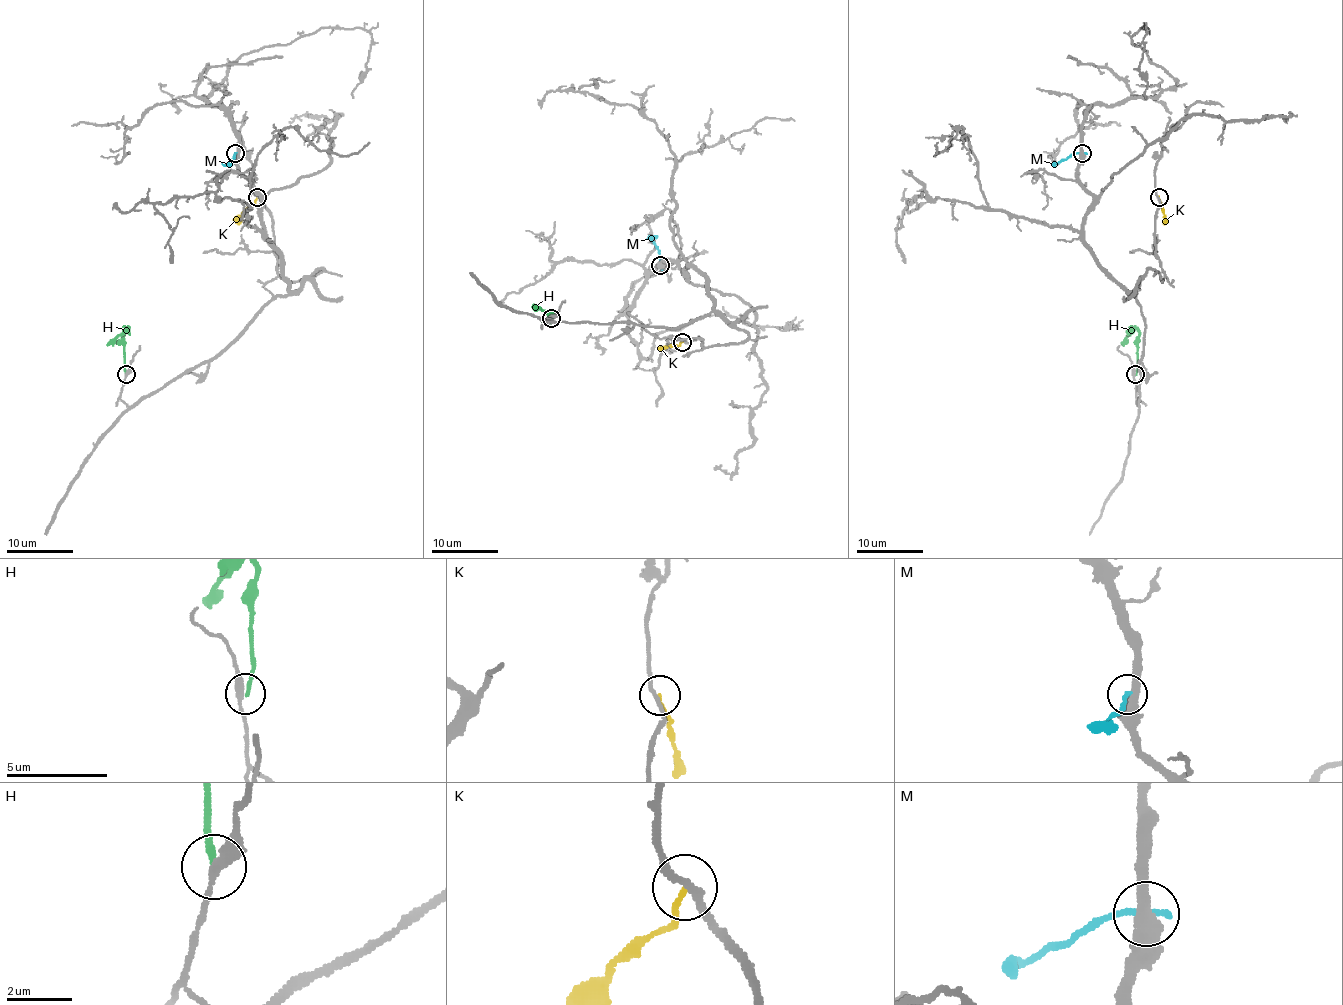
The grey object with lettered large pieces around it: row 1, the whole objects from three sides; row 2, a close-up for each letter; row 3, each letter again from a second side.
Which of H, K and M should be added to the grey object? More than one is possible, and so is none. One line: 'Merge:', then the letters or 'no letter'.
Merge: no letter

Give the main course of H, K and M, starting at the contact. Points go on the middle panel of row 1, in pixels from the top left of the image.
H: (551, 318), (549, 321), (543, 311), (531, 306)
K: (682, 341), (660, 350)
M: (660, 264), (660, 251), (651, 239), (656, 236)

